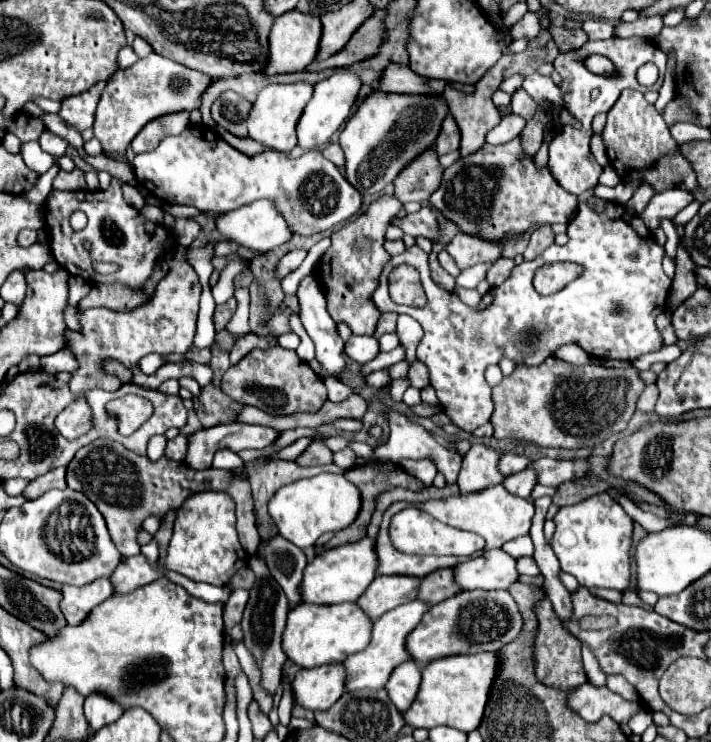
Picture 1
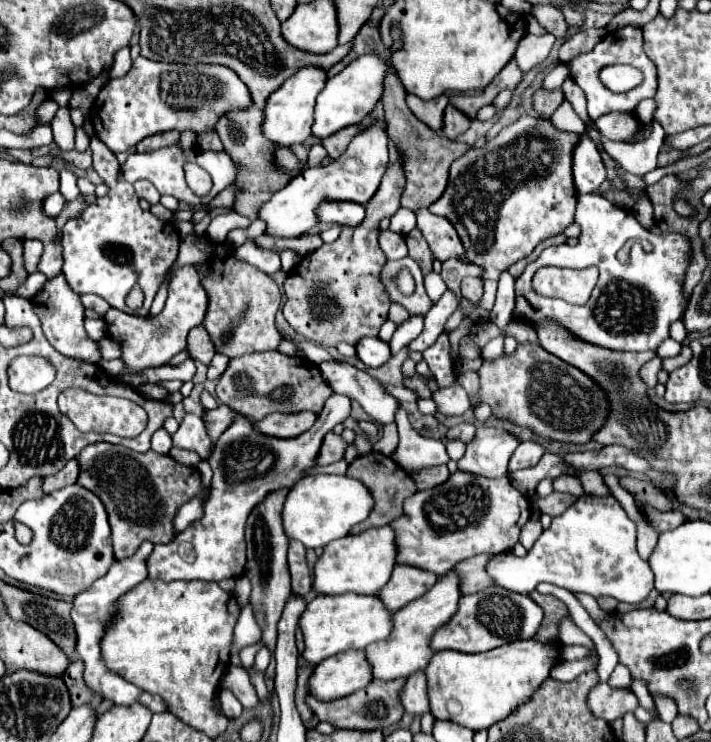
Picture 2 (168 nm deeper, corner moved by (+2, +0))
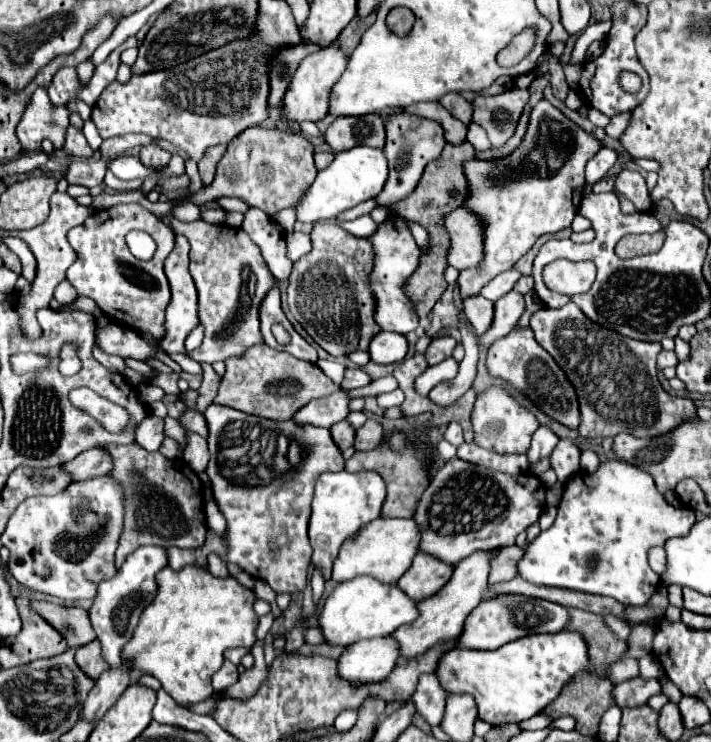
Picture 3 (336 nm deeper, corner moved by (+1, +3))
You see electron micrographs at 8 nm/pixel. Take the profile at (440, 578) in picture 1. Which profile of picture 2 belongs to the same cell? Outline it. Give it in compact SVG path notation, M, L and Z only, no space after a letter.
M476 555L454 567L454 573L458 573L458 579L460 579L462 595L470 595L470 593L482 591L492 585L492 579L484 571L488 559L490 559L490 555Z

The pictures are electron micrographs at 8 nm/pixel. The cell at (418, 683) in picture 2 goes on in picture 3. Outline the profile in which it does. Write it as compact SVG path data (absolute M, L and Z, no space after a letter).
M423 674L413 694L413 702L417 712L427 720L429 726L439 726L439 722L443 720L445 700L447 692L439 684L439 678L435 674Z

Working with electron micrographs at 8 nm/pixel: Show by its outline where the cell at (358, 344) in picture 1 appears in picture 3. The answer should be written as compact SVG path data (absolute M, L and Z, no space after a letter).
M379 332L369 346L369 356L377 364L397 364L407 356L409 344L403 334Z

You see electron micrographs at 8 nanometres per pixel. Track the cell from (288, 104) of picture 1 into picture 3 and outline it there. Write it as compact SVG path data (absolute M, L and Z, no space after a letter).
M329 44L319 48L313 54L307 54L307 58L303 58L303 62L299 64L287 88L287 94L283 98L283 118L295 120L295 122L303 122L303 120L319 122L321 118L325 118L329 114L329 92L345 72L347 62L349 62L349 56L337 44Z

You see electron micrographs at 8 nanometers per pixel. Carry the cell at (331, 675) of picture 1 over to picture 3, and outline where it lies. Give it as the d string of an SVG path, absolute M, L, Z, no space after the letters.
M395 638L359 640L345 648L339 658L339 676L347 682L381 682L399 662L399 642Z

